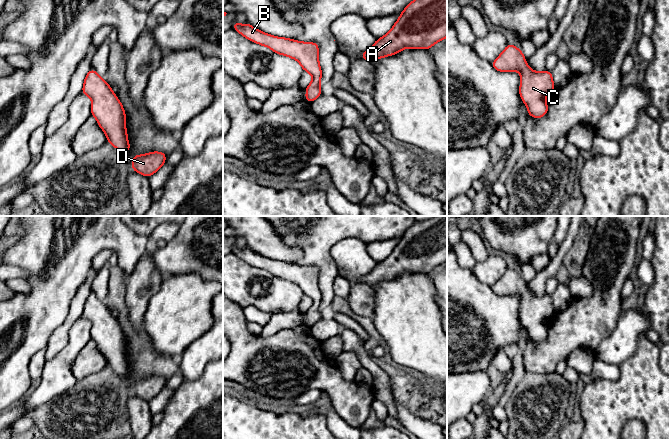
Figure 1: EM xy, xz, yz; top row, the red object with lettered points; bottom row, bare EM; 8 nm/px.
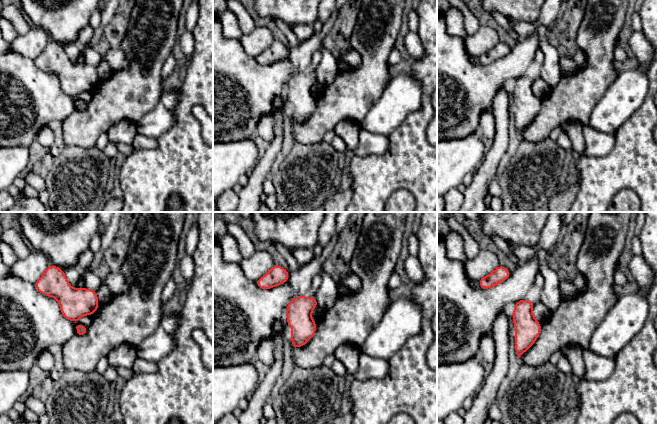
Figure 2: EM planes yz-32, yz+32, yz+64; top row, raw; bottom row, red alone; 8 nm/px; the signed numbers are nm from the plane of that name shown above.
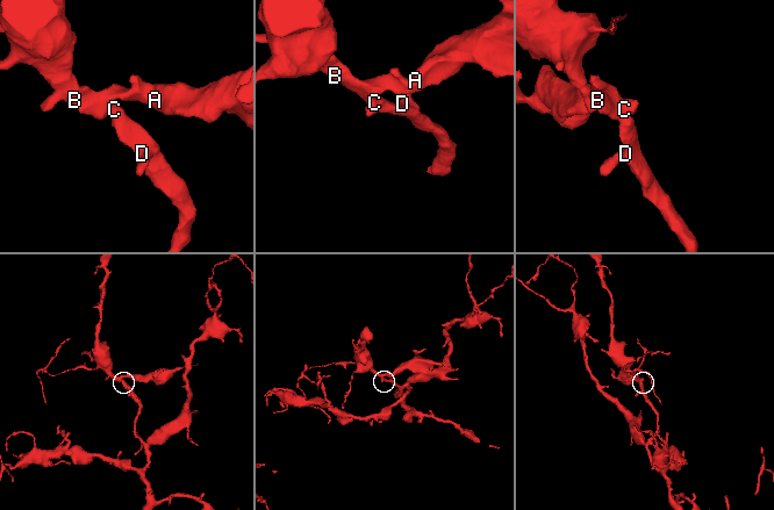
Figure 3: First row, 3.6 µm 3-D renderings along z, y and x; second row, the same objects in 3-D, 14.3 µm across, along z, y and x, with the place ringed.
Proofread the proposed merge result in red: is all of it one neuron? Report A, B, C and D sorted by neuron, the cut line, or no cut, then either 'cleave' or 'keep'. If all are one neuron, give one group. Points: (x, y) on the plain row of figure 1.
groups A B C D; cut none; keep

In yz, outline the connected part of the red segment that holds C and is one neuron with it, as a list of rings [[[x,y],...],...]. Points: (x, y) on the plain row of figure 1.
[[[509,267],[491,289],[499,296],[520,297],[519,318],[527,331],[529,341],[542,342],[547,338],[548,327],[544,322],[555,315],[551,295],[532,294],[528,291],[521,273]]]

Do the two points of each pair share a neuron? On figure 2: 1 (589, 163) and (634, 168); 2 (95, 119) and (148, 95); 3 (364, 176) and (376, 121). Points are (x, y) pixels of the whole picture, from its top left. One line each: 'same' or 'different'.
1: same
2: same
3: different

